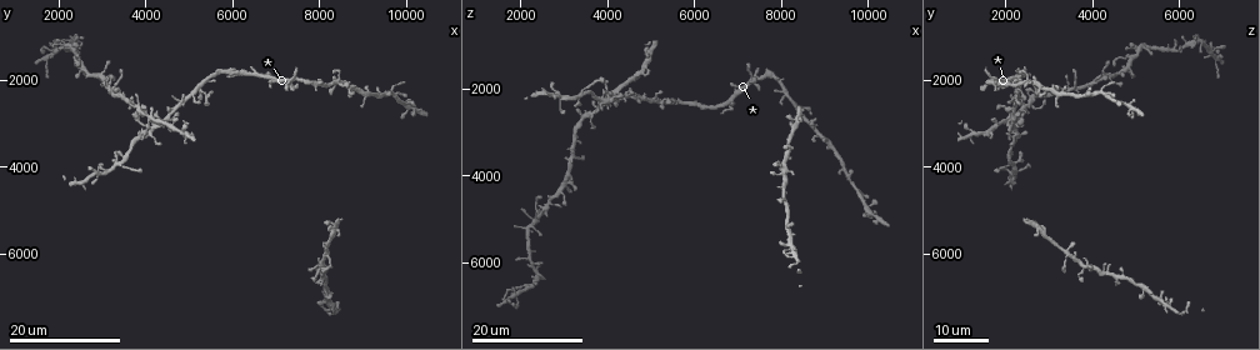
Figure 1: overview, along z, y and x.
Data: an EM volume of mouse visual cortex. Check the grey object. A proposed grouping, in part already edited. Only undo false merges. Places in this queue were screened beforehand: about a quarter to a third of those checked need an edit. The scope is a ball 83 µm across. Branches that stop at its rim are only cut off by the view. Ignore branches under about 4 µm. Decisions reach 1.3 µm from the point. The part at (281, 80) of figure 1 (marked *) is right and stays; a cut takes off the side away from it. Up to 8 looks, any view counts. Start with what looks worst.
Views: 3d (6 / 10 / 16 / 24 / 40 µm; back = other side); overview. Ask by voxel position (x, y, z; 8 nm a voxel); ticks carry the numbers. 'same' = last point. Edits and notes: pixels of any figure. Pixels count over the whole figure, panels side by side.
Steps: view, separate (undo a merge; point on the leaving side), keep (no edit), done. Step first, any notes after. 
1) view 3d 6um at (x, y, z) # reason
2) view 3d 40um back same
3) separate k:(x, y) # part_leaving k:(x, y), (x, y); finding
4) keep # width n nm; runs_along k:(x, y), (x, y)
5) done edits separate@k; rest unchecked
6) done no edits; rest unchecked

view 3d 24um at (3350, 3900, 2100) # arms part here

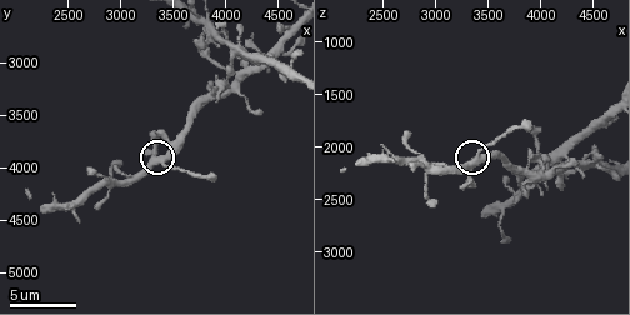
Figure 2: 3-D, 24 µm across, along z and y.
view 3d 10um at (3380, 3940, 2140)

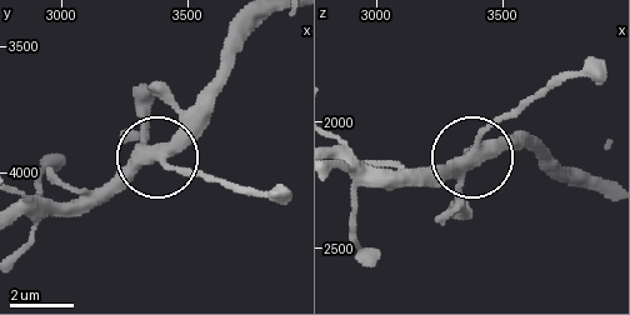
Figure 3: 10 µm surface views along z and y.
keep # runs_along 3:(259, 24), (219, 89), (158, 151), (200, 175); one neuron here

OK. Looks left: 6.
view 3d 16um at (3200, 2250, 3600) # small branch off a trunk

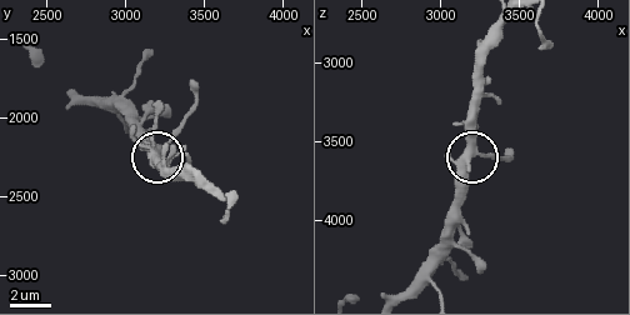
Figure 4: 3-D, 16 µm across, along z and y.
view 3d 10um same # closer look

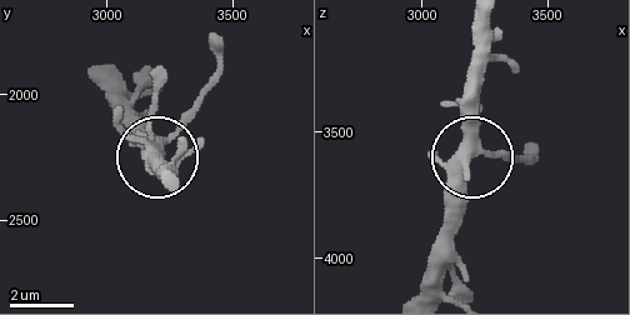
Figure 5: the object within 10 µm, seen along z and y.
keep # runs_along 5:(490, 21), (466, 150), (475, 158), (529, 158); one neuron here

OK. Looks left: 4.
view 3d 16um at (1900, 1350, 6650) # thin arm on a thick one

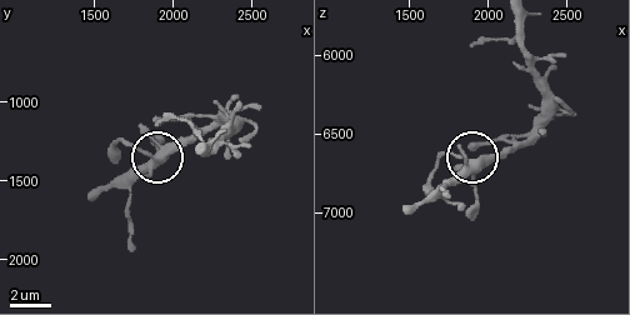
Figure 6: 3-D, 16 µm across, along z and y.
view 3d 10um at (1880, 1340, 6680)

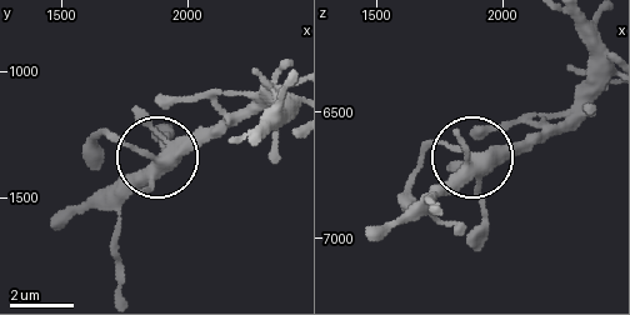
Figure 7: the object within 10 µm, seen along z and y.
keep # width 390 nm; one neuron here

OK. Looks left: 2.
view 3d 10um at (4180, 2920, 2000) # two arms in line, one across

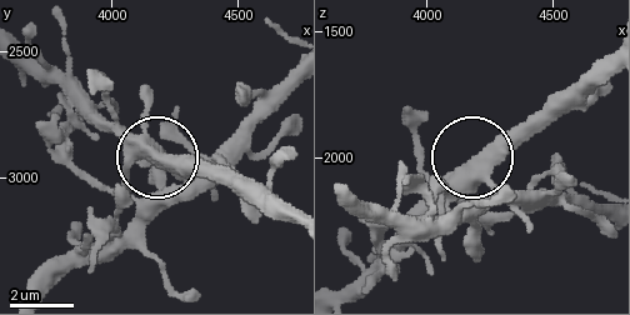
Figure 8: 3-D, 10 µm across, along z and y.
keep # one neuron here

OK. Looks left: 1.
done no edits; rest unchecked

